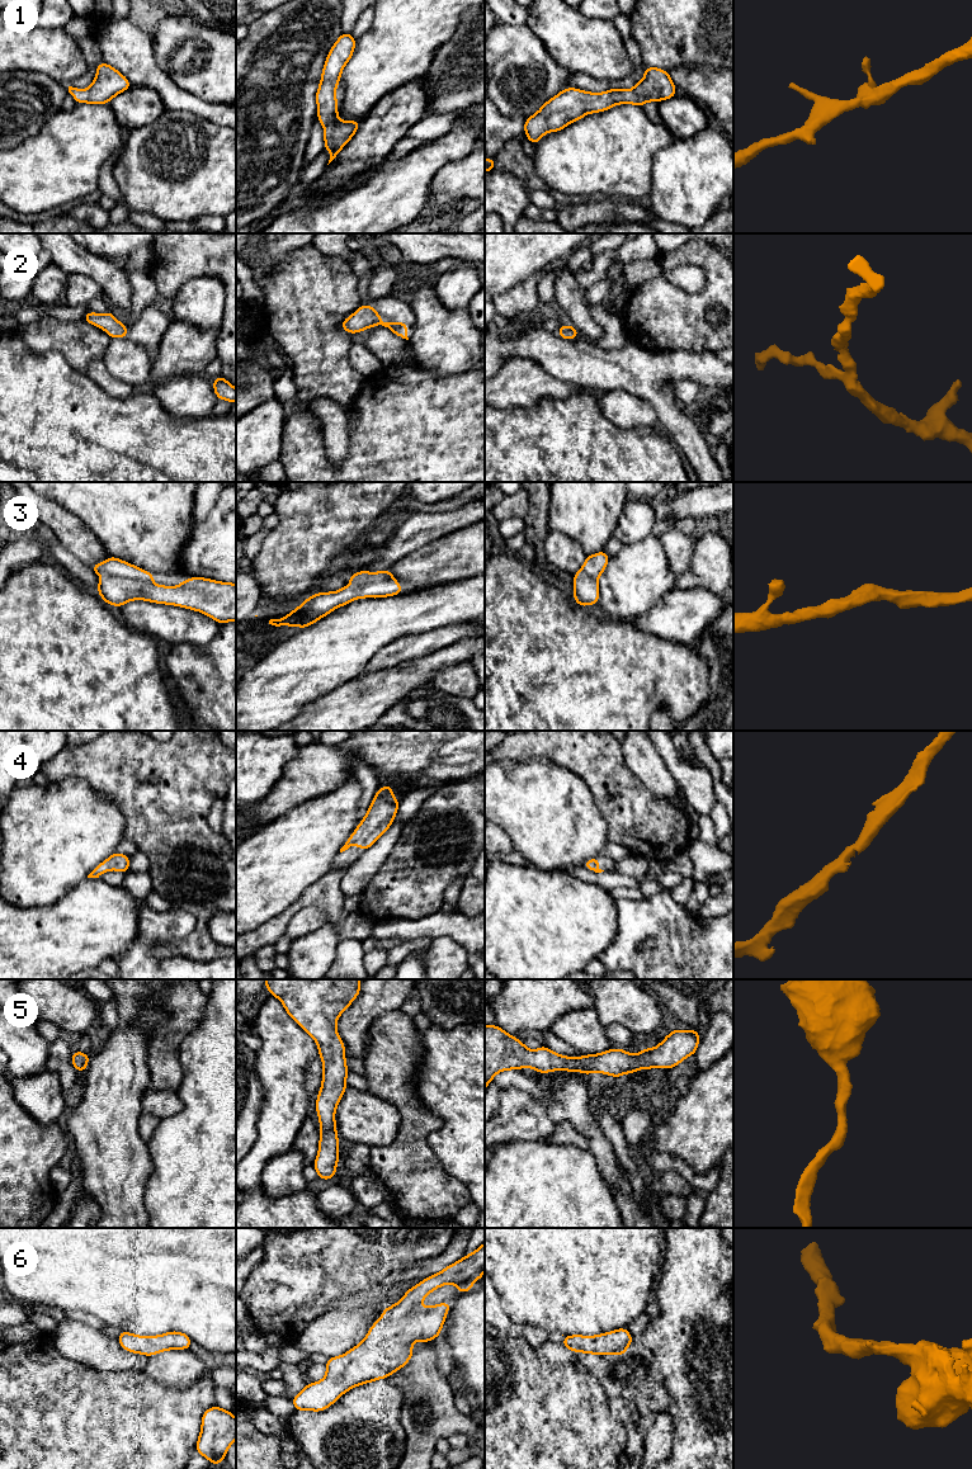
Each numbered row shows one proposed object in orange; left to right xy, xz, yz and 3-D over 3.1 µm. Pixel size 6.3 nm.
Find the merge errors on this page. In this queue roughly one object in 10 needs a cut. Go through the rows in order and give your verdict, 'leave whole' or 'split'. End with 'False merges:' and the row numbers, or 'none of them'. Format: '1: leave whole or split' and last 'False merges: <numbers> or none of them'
1: leave whole
2: leave whole
3: leave whole
4: leave whole
5: leave whole
6: leave whole
False merges: none of them

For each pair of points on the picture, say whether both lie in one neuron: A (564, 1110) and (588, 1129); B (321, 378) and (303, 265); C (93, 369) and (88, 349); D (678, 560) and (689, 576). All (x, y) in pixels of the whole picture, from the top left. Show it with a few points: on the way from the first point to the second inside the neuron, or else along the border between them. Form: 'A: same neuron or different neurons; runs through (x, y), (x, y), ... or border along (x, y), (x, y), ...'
A: same neuron; runs through (570, 1111), (581, 1123)
B: same neuron; runs through (317, 350), (306, 326), (306, 293)
C: different neurons; border along (102, 357), (95, 358), (84, 372)
D: different neurons; border along (696, 543), (689, 566), (676, 576)

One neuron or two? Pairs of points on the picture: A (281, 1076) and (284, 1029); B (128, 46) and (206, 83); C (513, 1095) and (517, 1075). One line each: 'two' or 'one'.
A: one
B: two
C: two

